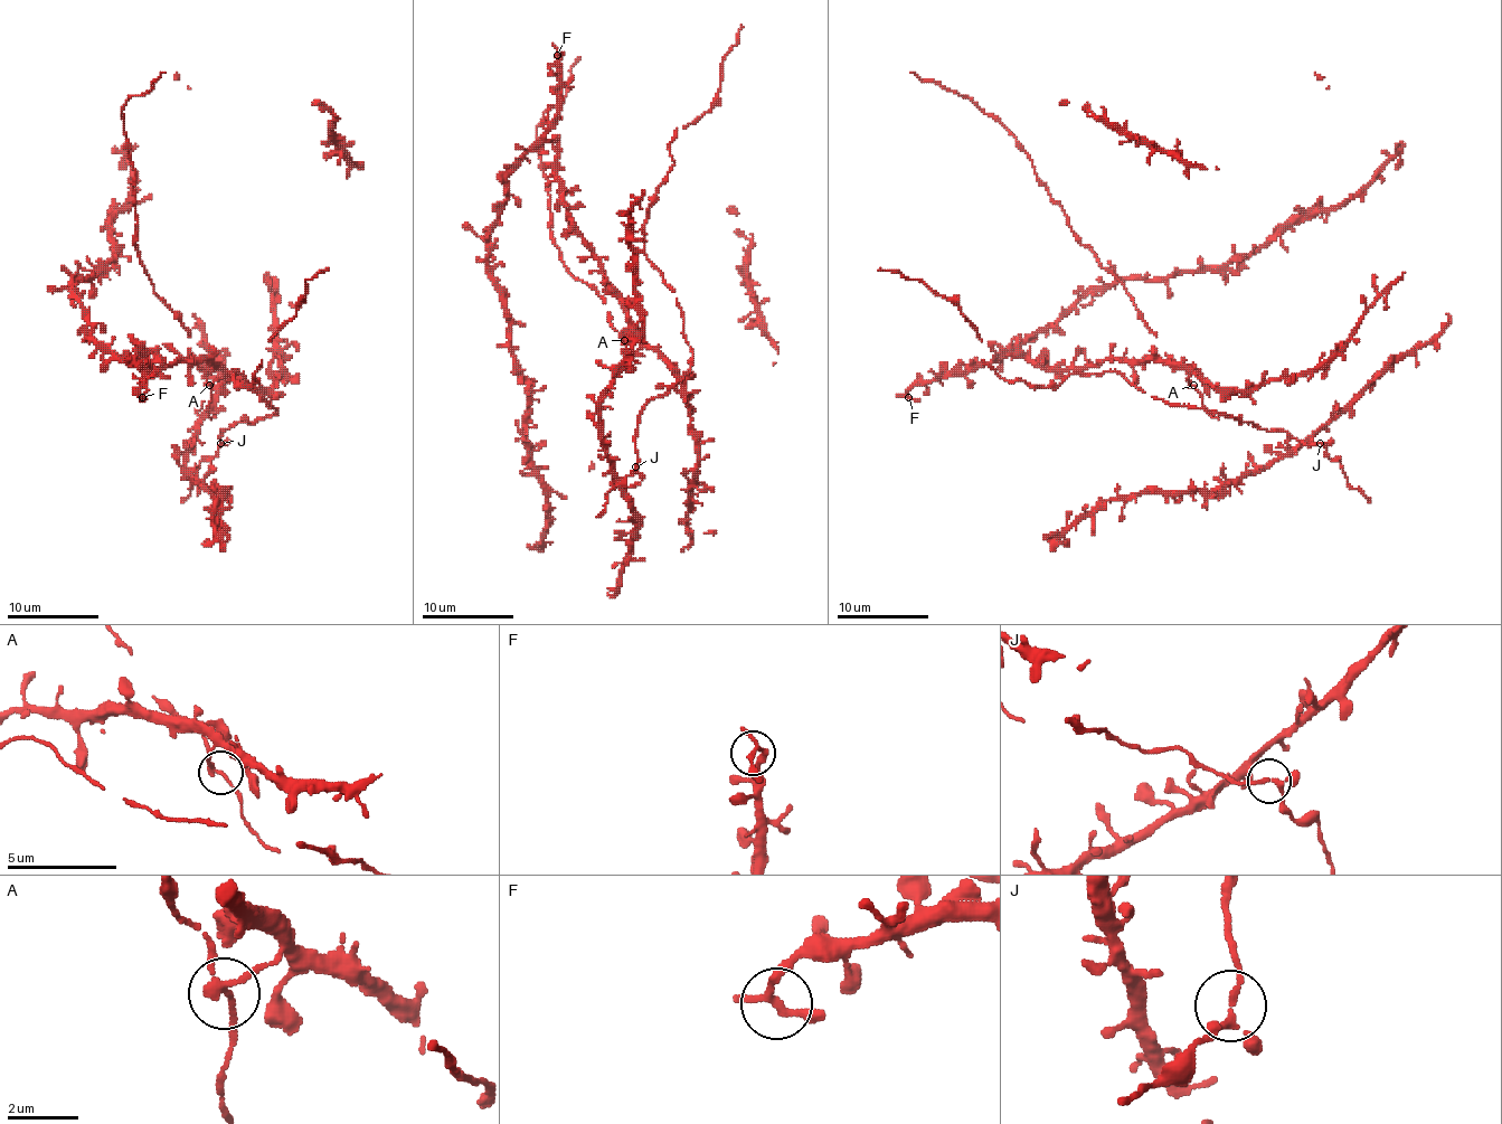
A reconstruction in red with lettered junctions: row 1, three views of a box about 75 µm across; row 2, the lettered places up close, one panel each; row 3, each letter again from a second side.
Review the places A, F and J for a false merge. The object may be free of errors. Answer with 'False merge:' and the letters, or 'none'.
False merge: none

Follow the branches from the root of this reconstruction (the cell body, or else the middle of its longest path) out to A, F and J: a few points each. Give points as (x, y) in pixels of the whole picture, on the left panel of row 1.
A: (183, 360), (209, 360), (223, 371), (220, 378), (209, 385)
F: (183, 360), (177, 360), (162, 369), (151, 369), (138, 353), (131, 362), (144, 376), (147, 389), (142, 397)
J: (183, 360), (220, 365), (232, 376), (273, 397), (271, 415), (236, 422), (223, 431), (220, 443)

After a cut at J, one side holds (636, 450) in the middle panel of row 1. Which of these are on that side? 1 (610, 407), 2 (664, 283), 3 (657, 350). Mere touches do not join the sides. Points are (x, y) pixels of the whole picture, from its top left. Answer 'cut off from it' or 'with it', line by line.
1: cut off from it
2: with it
3: cut off from it

